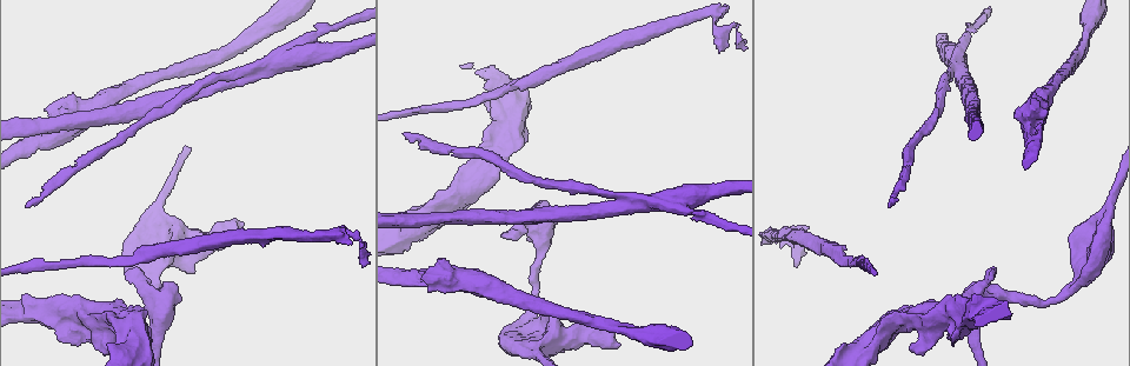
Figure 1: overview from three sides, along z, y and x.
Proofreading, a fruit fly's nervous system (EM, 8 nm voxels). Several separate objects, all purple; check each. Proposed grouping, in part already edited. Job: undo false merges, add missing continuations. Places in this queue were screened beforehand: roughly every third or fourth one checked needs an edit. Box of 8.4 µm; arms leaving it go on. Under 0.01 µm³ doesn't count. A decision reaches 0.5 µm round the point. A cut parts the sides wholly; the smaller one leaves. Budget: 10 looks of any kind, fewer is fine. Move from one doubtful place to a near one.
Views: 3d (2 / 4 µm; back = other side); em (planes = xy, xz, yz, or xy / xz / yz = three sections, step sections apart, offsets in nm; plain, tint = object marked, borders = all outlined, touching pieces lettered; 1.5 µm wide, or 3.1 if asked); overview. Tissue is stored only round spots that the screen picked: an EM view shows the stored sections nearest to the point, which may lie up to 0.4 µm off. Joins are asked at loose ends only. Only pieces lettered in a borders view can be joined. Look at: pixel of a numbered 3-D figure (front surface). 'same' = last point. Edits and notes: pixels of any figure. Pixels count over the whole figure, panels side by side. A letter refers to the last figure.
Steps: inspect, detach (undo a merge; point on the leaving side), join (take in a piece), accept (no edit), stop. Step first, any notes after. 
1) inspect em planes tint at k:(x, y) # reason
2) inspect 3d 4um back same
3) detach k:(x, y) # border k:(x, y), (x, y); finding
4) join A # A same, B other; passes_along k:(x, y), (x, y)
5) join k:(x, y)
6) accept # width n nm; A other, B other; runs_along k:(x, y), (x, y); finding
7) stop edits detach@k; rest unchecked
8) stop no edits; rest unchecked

inspect em xy step 8 tint at 1:(808, 227) # free end

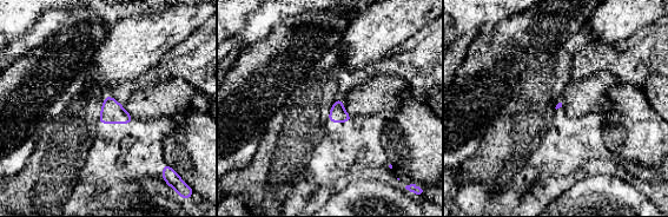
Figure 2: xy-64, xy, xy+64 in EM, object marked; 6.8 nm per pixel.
inspect em planes borders same

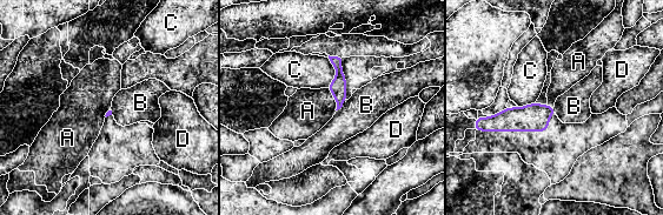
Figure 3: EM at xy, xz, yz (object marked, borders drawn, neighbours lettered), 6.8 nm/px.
accept # longest_contact C 200 nm; A other, B other, C other, D other; none of them fits

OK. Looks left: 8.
inspect em planes borders at 1:(308, 54) # a fork

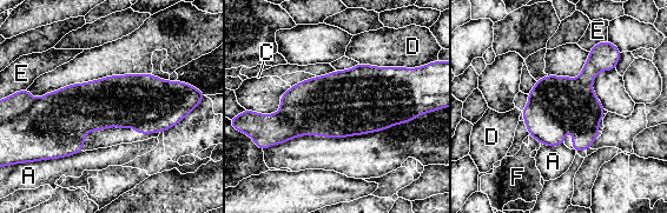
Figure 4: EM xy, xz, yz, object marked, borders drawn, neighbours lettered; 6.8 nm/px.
detach 4:(266, 130) # A other, C other, D other, E other, F other; border 4:(275, 114), (302, 133), (310, 134); two cells meet here

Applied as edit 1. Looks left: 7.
inspect 3d 2um at 1:(503, 235) # free end

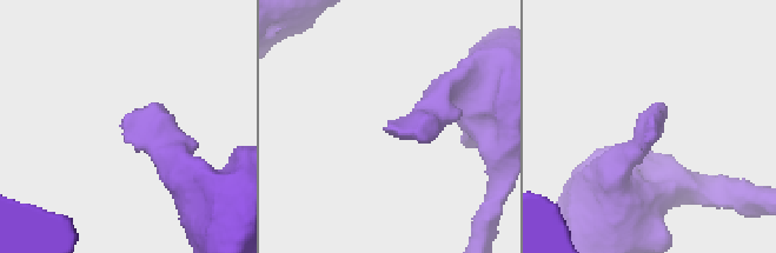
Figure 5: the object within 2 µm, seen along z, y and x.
inspect em yz step 8 borders at 5:(644, 124) # now the EM

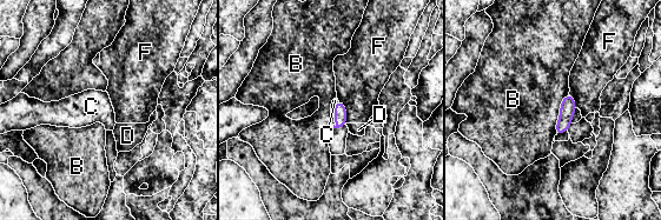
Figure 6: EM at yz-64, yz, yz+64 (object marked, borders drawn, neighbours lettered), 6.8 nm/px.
inspect em planes borders same # cut it another way

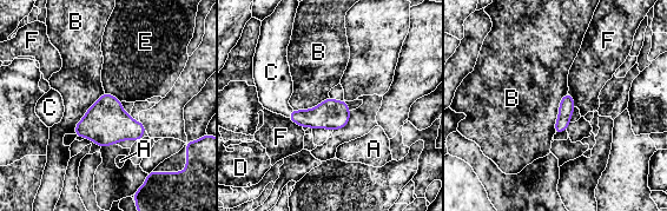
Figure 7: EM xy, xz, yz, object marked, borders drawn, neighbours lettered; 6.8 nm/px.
join C # longest_contact B 360 nm; A other, B other, C same, D other, E other, F other; passes_along 7:(327, 114), (290, 113), (273, 81); it goes on there

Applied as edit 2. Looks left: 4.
stop edits detach@4, join@7; rest unchecked

